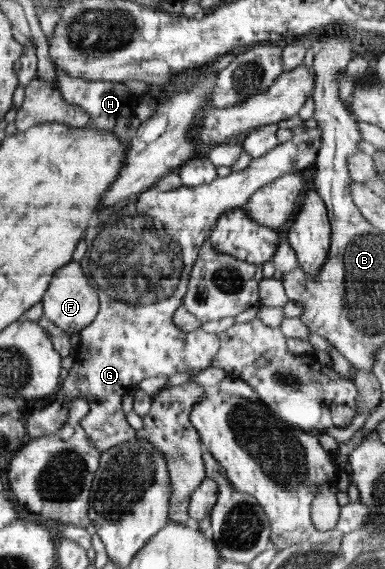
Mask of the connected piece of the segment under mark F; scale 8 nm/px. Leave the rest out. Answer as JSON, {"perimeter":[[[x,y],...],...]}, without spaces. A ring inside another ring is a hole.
{"perimeter":[[[79,263],[65,265],[63,269],[55,272],[55,279],[51,280],[47,288],[47,297],[43,297],[44,317],[57,325],[65,334],[79,334],[86,329],[97,317],[97,309],[101,309],[101,299],[97,299],[97,291],[86,277],[86,272],[81,271]]]}

